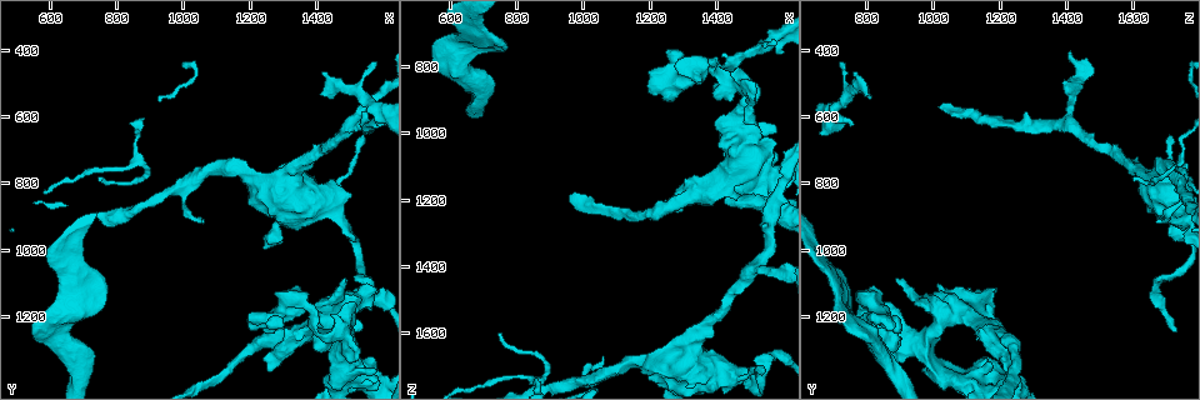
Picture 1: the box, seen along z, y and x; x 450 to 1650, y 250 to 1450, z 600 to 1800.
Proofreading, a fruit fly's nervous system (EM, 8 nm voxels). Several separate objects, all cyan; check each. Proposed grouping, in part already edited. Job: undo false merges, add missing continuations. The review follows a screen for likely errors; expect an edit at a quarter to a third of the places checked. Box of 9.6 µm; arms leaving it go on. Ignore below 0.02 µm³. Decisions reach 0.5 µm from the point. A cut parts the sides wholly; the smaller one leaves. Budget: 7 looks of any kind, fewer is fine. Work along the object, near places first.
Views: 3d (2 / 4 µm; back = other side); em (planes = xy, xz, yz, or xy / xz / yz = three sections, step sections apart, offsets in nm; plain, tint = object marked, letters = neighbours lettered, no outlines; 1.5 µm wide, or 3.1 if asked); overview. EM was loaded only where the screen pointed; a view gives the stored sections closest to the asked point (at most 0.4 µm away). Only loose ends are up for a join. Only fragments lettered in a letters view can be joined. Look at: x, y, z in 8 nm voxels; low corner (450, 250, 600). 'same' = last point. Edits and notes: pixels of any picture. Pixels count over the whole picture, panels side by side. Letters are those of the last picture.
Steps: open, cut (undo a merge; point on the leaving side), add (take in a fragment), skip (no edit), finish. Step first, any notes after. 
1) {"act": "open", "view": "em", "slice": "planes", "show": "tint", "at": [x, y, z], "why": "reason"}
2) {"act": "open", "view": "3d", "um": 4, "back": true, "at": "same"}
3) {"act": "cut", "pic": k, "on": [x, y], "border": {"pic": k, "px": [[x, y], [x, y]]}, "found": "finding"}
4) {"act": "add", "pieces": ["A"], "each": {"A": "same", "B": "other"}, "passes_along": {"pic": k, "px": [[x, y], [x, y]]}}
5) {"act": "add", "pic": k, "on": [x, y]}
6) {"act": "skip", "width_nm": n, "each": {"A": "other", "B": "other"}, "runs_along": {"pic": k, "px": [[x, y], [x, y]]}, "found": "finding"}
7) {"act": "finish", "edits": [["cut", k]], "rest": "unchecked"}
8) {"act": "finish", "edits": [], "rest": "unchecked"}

{"act": "open", "view": "em", "slice": "xy", "step": 8, "show": "letters", "at": [1560, 1110, 1670]}

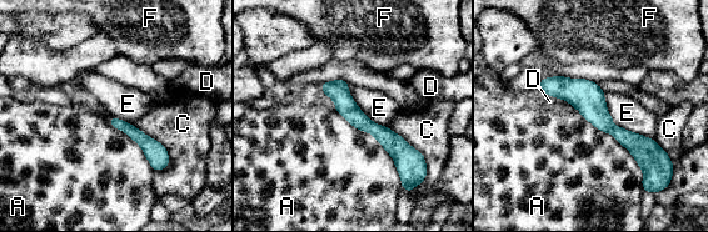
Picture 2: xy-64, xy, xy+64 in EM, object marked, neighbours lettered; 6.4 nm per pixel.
{"act": "open", "view": "em", "slice": "yz", "step": 4, "show": "letters", "at": "same", "why": "another direction"}

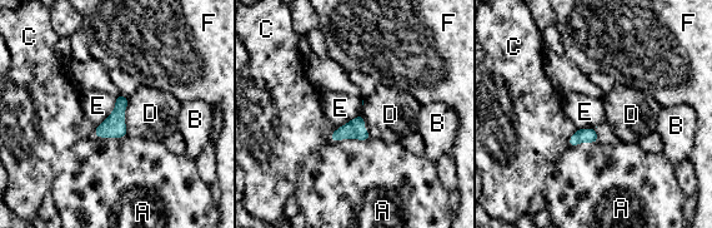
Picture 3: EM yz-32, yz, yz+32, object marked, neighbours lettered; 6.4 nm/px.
{"act": "skip", "each": {"A": "other", "B": "other", "C": "other", "D": "other", "E": "other", "F": "other"}, "border": {"pic": 3, "px": [[129, 98], [124, 114]]}, "found": "all the same neuron"}

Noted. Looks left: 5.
{"act": "open", "view": "em", "slice": "xy", "step": 8, "show": "tint", "at": [1330, 1250, 1180], "why": "a fork"}

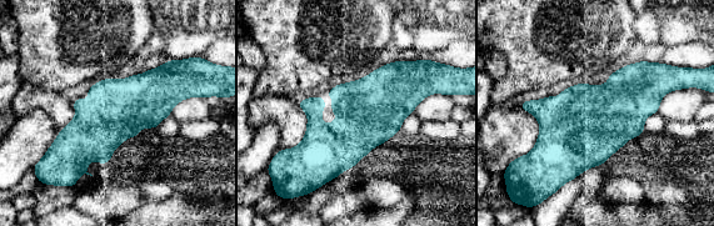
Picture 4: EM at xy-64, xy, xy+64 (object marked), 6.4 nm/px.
{"act": "open", "view": "em", "slice": "planes", "show": "letters", "at": "same"}

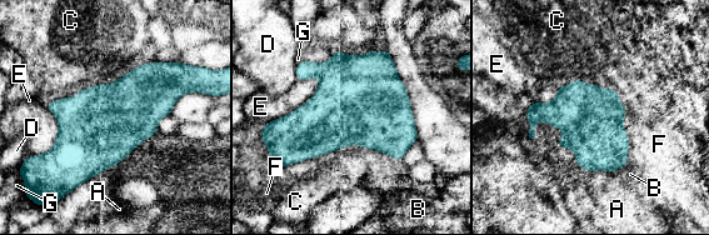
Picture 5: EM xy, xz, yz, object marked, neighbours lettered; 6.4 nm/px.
{"act": "skip", "each": {"A": "other", "B": "other", "C": "other", "D": "other", "E": "other", "F": "other", "G": "other"}, "border": {"pic": 5, "px": [[319, 78], [306, 101], [268, 123]]}, "found": "all the same neuron"}

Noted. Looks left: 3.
{"act": "open", "view": "em", "slice": "planes", "show": "letters", "at": [770, 1130, 740], "why": "branch stops here"}

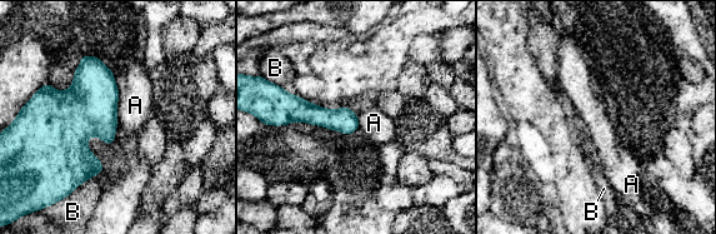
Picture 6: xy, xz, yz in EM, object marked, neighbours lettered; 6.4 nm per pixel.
{"act": "skip", "longest_contact_nm": ["A", 320], "each": {"A": "other", "B": "other"}, "runs_along": {"pic": 6, "px": [[281, 114], [315, 114], [355, 127]]}, "found": "none of them fits"}

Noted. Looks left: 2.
{"act": "finish", "edits": [], "rest": "unchecked"}

